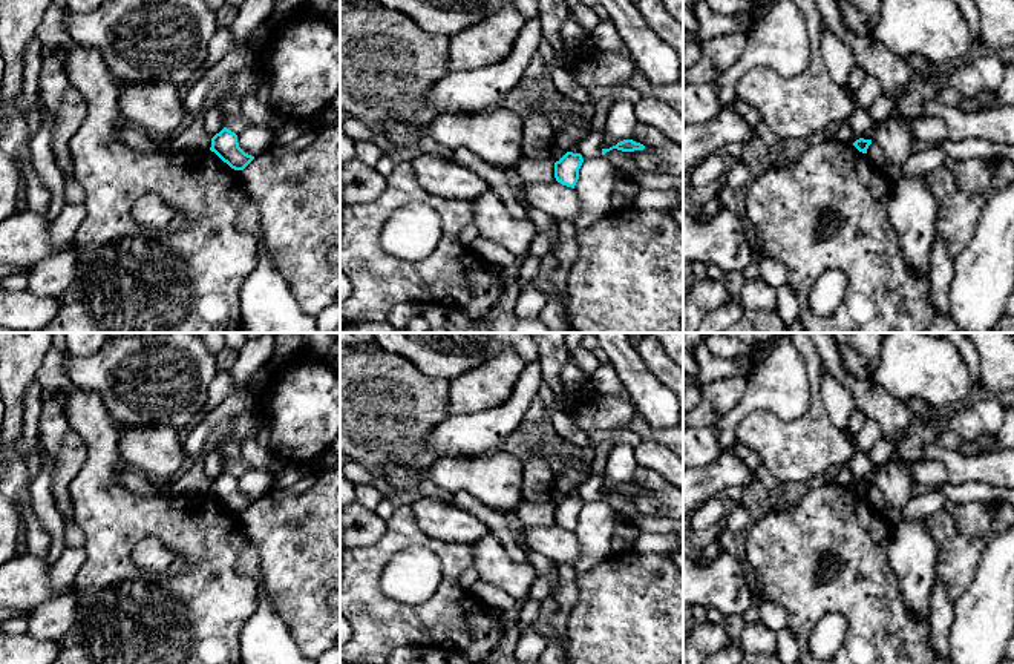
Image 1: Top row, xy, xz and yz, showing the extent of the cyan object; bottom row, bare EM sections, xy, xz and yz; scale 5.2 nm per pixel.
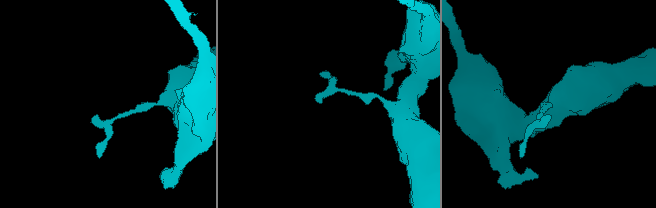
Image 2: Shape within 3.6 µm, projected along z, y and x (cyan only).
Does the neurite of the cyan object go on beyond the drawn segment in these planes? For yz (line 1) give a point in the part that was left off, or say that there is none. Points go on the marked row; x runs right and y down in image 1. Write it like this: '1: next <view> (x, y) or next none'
1: next none

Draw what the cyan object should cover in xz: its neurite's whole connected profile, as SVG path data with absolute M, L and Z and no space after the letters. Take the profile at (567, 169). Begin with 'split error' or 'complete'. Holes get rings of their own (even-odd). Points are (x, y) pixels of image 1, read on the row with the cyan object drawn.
complete; M567 152L559 161L554 163L556 181L562 186L574 189L582 163L584 158L581 153Z

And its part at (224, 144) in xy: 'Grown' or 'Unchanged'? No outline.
Unchanged

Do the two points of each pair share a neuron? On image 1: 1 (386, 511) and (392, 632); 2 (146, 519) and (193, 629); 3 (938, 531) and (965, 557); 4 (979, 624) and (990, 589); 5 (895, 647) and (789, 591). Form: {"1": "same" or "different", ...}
{"1": "different", "2": "same", "3": "same", "4": "same", "5": "same"}

